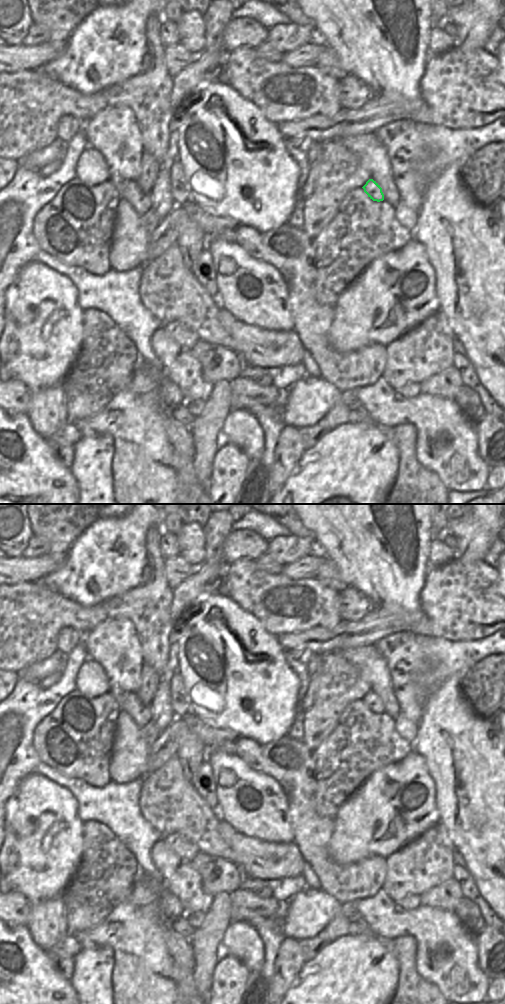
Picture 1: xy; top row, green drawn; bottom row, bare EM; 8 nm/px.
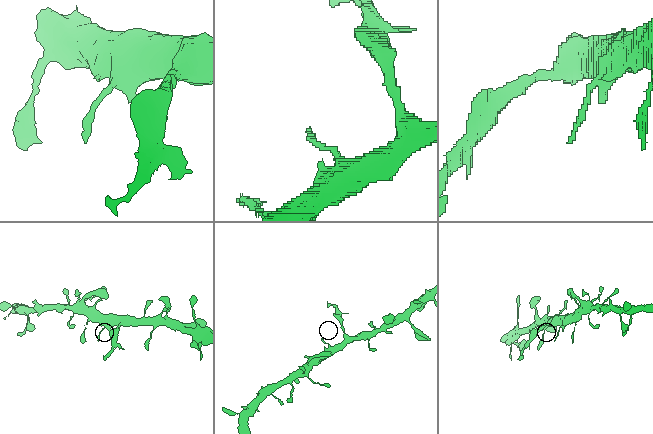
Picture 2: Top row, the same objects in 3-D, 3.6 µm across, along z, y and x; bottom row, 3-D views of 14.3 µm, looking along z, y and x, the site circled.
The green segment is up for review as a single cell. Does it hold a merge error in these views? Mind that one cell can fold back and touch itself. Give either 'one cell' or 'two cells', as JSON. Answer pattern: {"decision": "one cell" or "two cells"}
{"decision": "two cells"}

